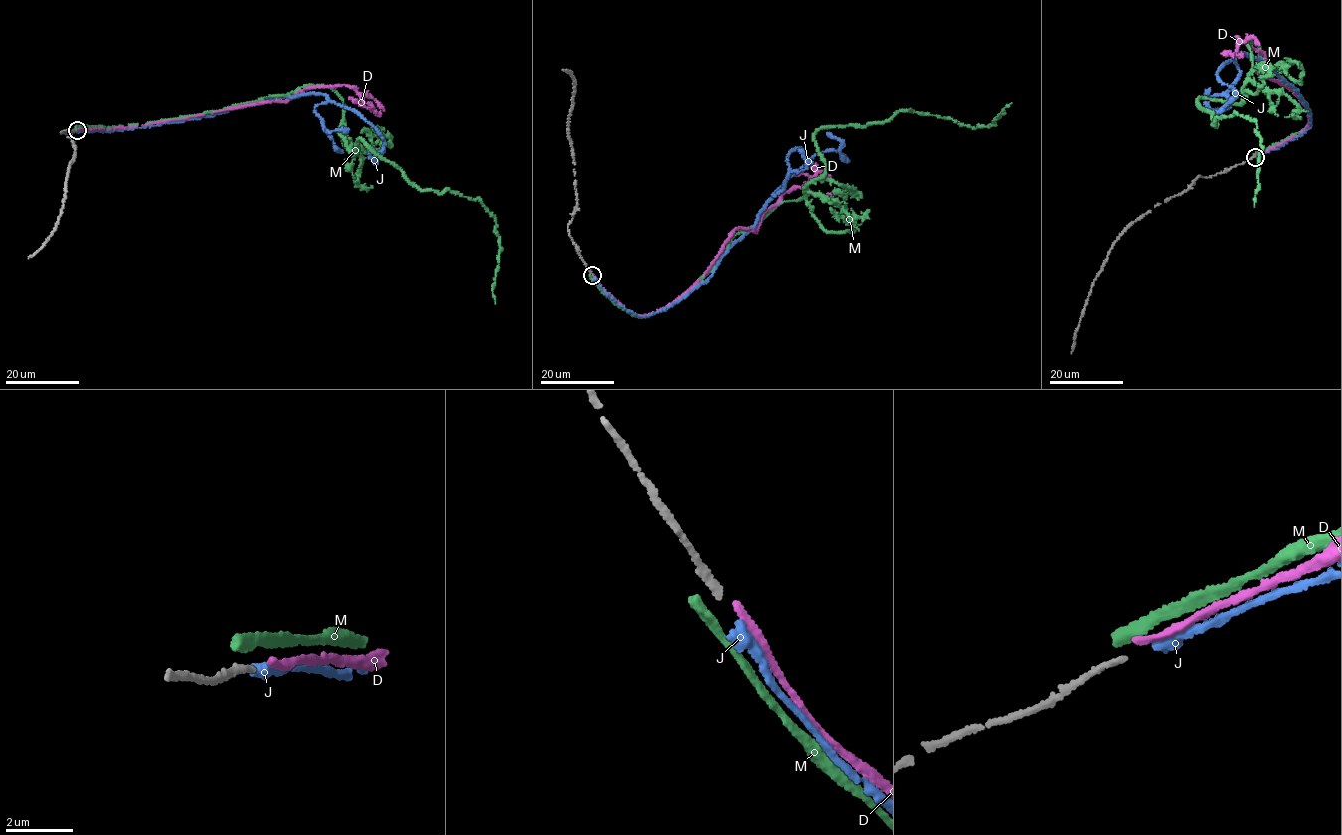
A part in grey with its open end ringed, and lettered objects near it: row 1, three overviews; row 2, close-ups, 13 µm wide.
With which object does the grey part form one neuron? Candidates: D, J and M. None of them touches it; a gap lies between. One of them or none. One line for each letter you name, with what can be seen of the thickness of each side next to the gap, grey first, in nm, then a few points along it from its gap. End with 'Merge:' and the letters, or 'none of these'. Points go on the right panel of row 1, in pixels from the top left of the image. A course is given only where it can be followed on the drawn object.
J: 190/400 nm | via (1258, 156), (1311, 125), (1292, 86), (1238, 53), (1217, 73), (1231, 100), (1216, 111), (1204, 101)
Merge: J

